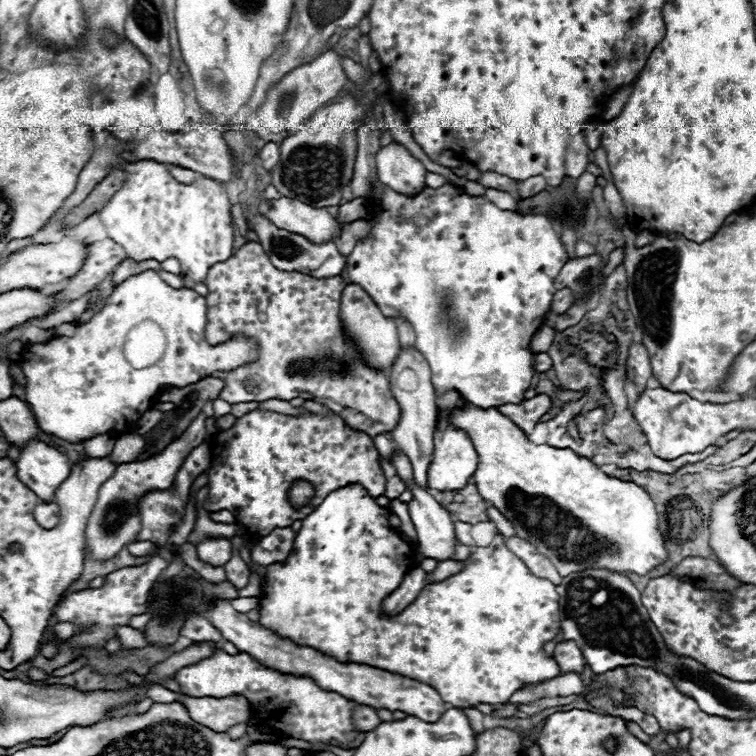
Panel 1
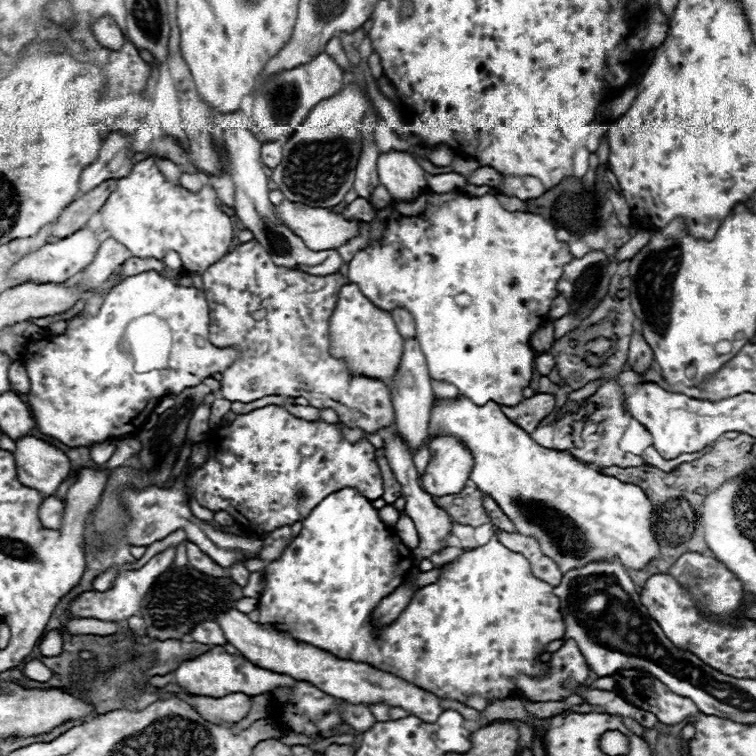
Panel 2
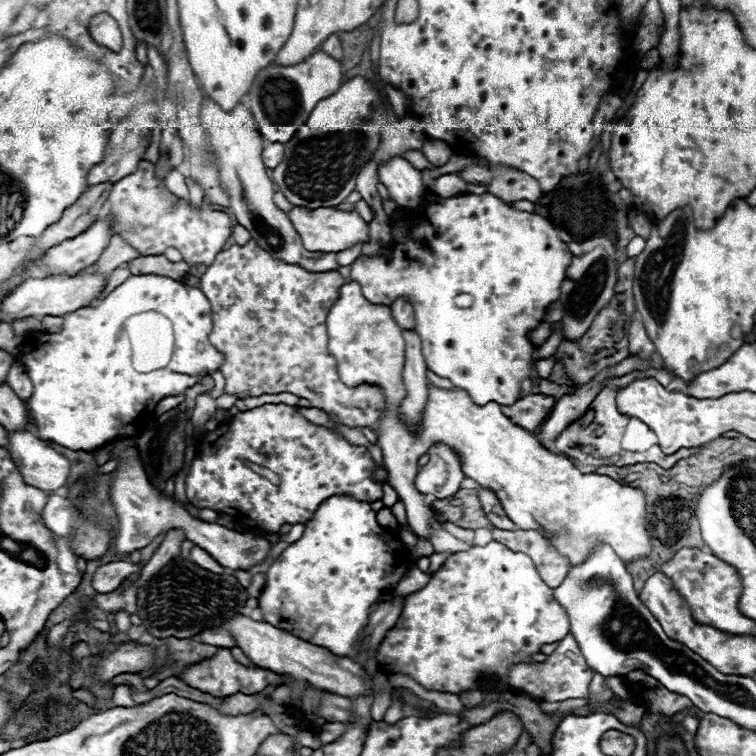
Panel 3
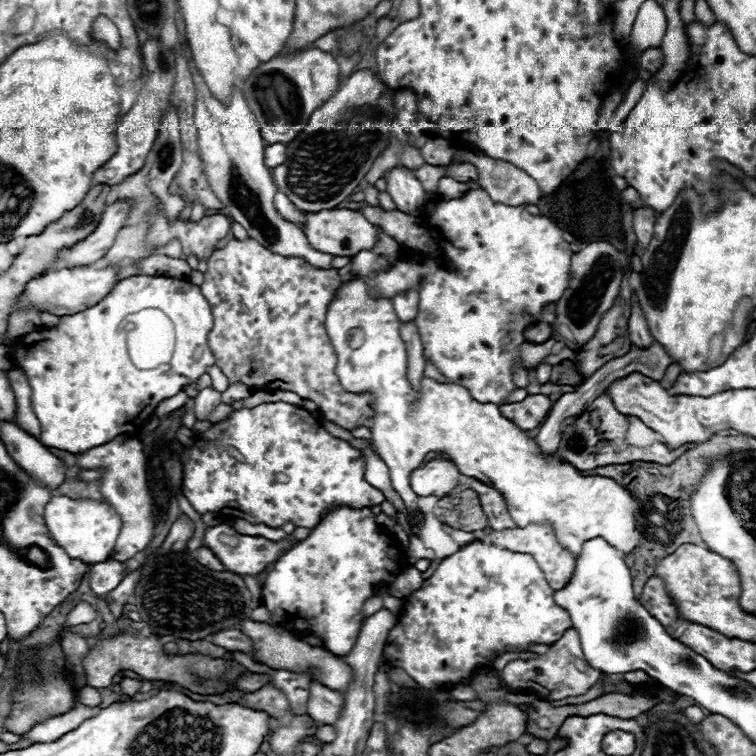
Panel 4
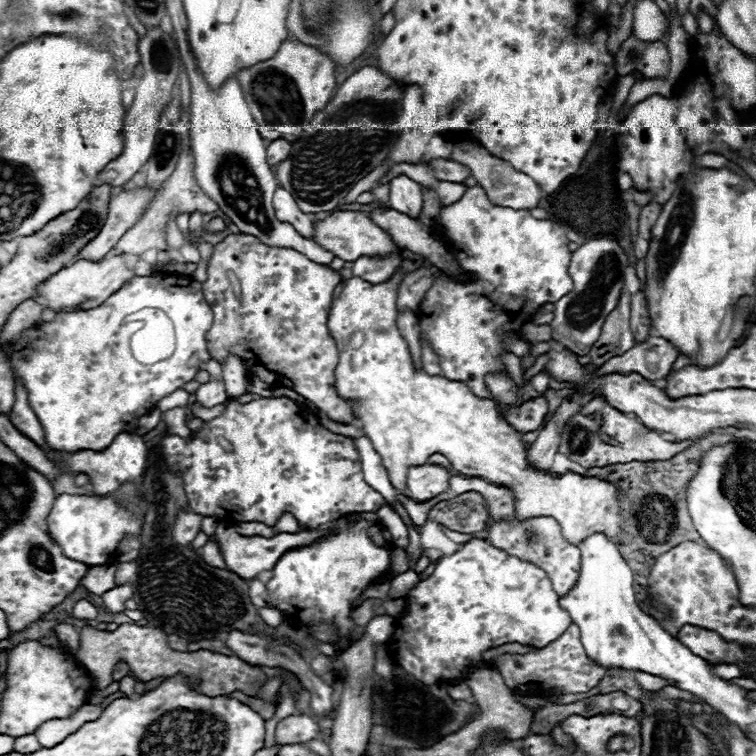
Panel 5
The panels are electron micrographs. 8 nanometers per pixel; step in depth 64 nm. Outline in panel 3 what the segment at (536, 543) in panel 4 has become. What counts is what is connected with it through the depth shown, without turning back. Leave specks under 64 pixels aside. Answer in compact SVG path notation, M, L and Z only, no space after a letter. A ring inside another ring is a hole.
M492 530L492 538L514 552L524 552L536 564L538 574L550 588L558 588L566 574L570 572L568 558L560 556L556 548L536 530Z

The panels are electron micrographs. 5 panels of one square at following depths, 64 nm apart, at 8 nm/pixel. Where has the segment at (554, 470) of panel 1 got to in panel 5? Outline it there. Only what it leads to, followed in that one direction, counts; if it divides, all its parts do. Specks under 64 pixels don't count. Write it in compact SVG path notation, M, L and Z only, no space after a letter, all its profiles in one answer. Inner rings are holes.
M410 250L404 252L404 262L400 264L398 272L382 284L370 284L362 278L348 278L340 280L340 284L334 290L328 328L330 334L338 346L340 360L334 370L334 388L342 396L352 396L352 412L362 422L362 428L366 436L370 438L374 450L380 454L382 466L388 472L390 484L406 494L406 472L410 466L422 466L432 454L446 456L452 466L466 474L476 478L488 478L496 486L506 486L514 490L516 496L516 518L526 520L532 516L552 516L562 528L562 534L568 542L576 544L582 542L592 532L604 532L608 538L620 538L622 542L628 542L626 534L626 520L630 516L630 502L626 498L620 498L616 488L606 480L596 478L584 478L578 474L562 474L558 478L550 476L548 472L538 472L526 464L526 450L522 446L520 434L502 420L502 416L496 410L496 404L488 398L478 398L474 392L460 384L460 380L448 380L444 376L428 376L424 370L416 370L412 356L408 352L408 342L402 338L402 334L396 328L396 296L398 286L402 282L402 272L414 272L420 268L424 258L420 254L414 254Z

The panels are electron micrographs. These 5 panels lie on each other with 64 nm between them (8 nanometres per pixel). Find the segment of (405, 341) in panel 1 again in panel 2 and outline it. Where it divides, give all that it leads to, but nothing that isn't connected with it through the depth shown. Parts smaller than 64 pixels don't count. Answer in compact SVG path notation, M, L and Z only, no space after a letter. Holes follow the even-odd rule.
M396 308L396 312L392 312L392 318L402 334L402 338L414 338L414 320L412 314L406 308Z

